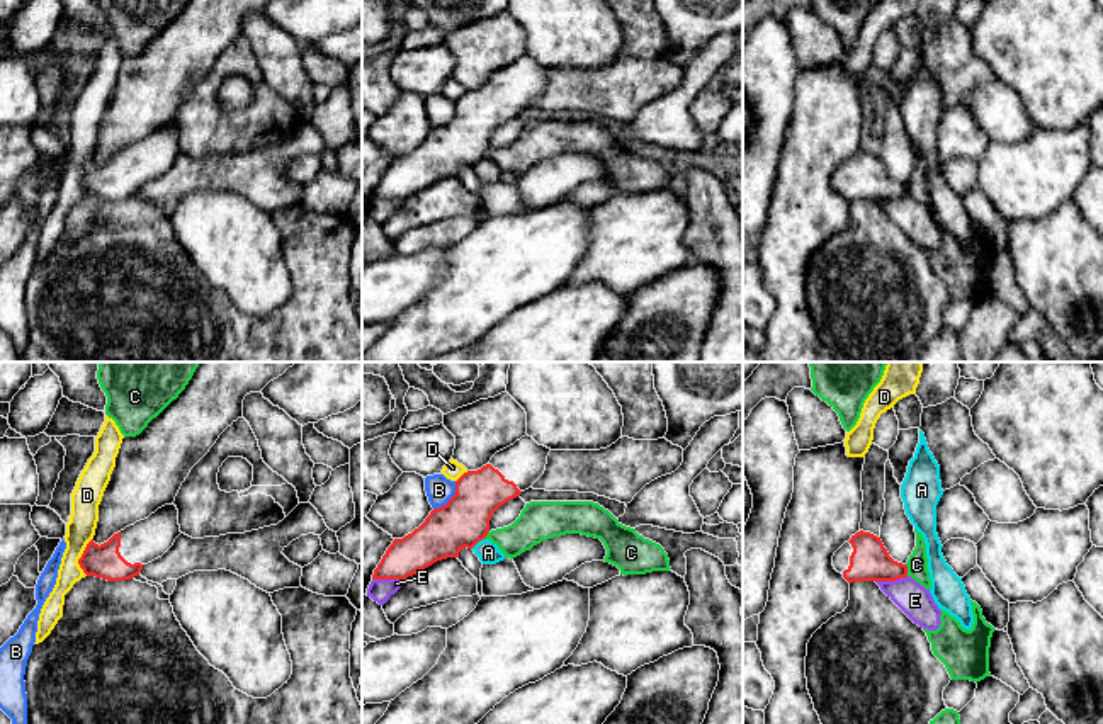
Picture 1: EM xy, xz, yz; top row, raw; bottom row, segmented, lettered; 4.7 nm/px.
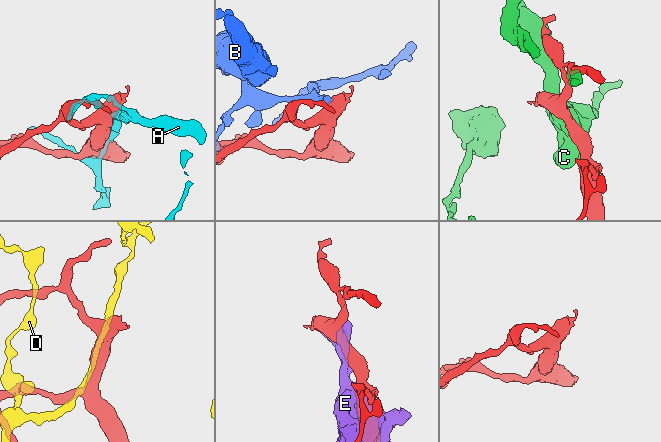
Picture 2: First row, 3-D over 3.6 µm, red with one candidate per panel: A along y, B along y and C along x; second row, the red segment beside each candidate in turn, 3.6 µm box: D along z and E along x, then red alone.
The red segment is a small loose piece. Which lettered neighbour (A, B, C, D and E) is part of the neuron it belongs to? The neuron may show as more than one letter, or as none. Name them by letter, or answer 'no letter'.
no letter

